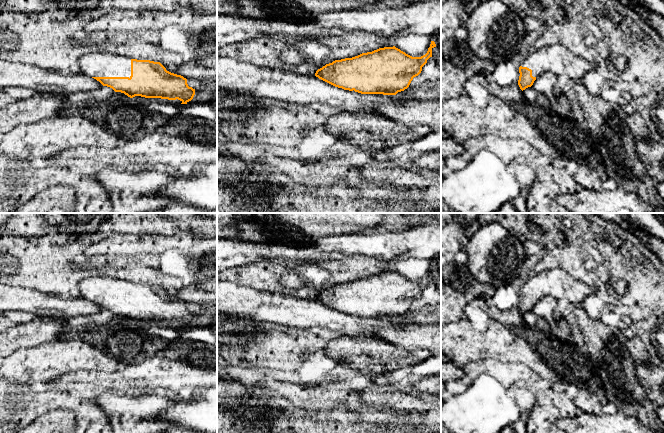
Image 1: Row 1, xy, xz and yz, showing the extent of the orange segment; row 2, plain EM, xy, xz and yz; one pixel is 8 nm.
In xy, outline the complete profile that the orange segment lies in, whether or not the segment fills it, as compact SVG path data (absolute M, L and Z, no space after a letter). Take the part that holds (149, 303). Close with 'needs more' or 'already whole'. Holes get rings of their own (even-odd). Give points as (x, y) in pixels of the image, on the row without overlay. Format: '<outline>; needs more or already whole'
M88 277L80 281L79 288L81 297L130 322L178 323L187 328L195 319L186 302L167 295L160 286L112 277Z; needs more

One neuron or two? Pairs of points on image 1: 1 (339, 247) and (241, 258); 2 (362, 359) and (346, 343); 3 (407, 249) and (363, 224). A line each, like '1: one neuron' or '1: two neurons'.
1: one neuron
2: one neuron
3: two neurons

